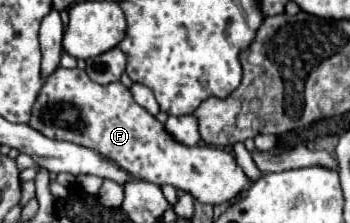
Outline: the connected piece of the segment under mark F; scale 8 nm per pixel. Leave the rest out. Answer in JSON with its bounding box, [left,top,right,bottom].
[29,68,251,204]

